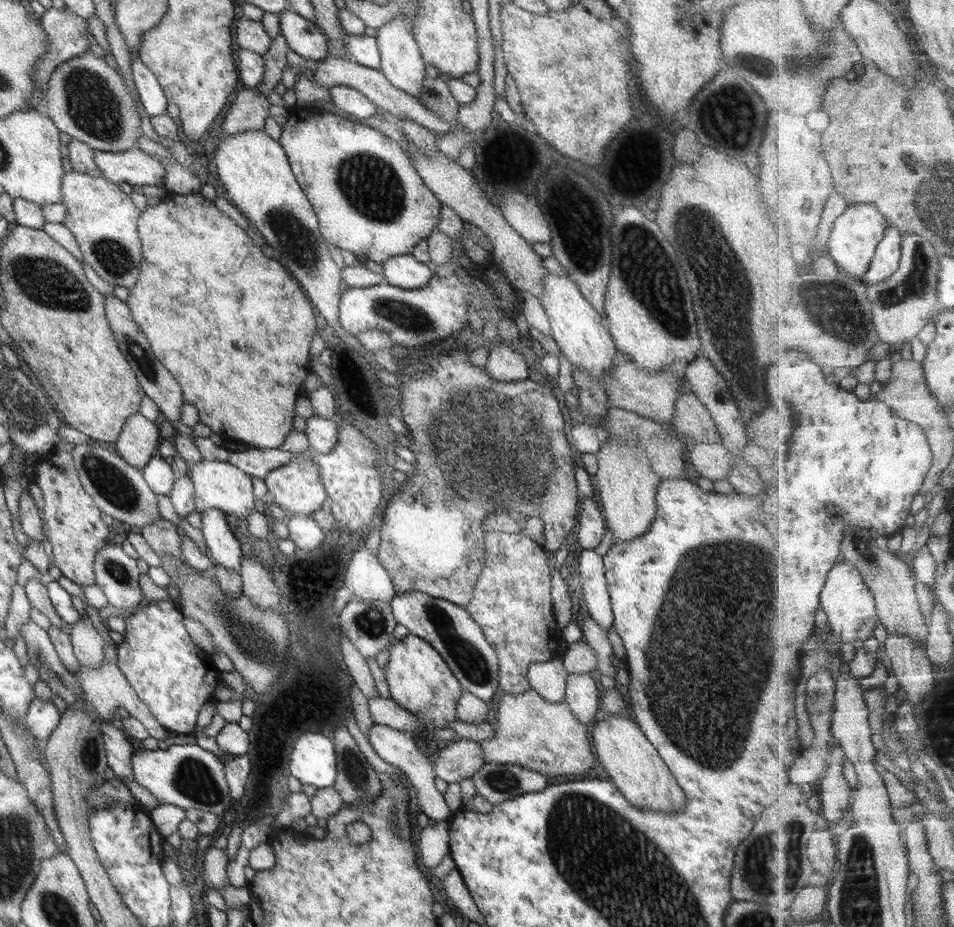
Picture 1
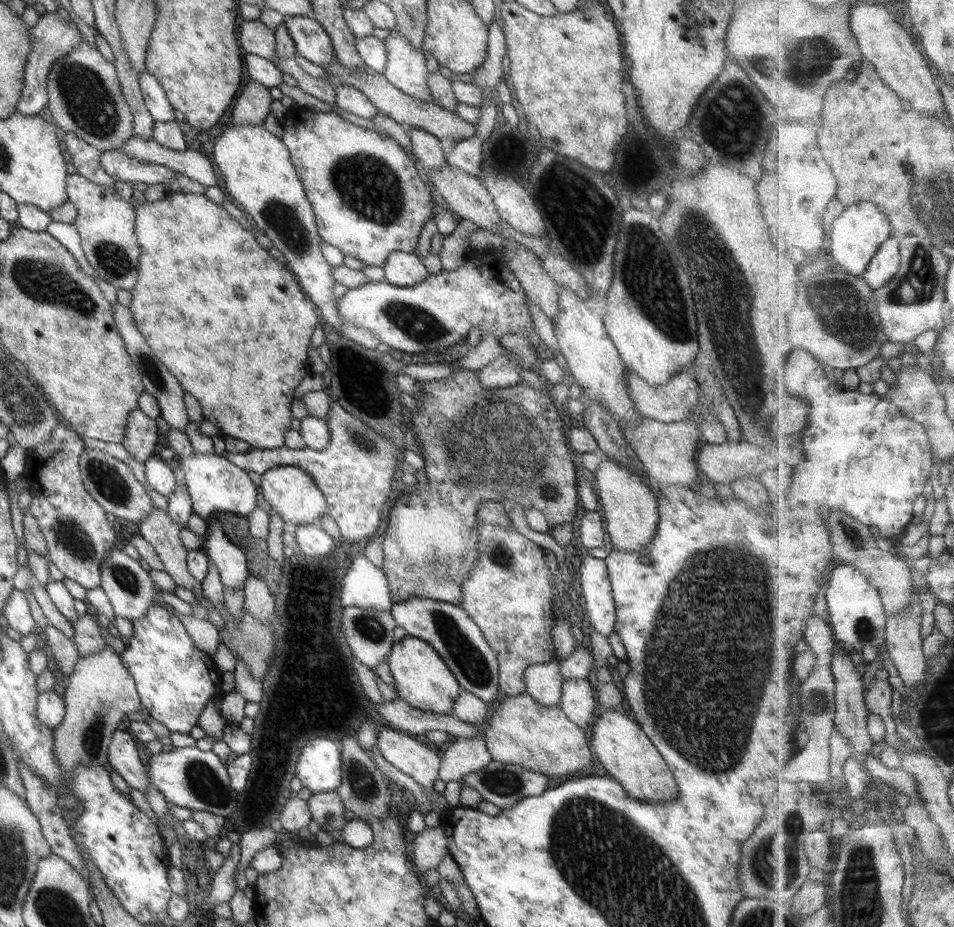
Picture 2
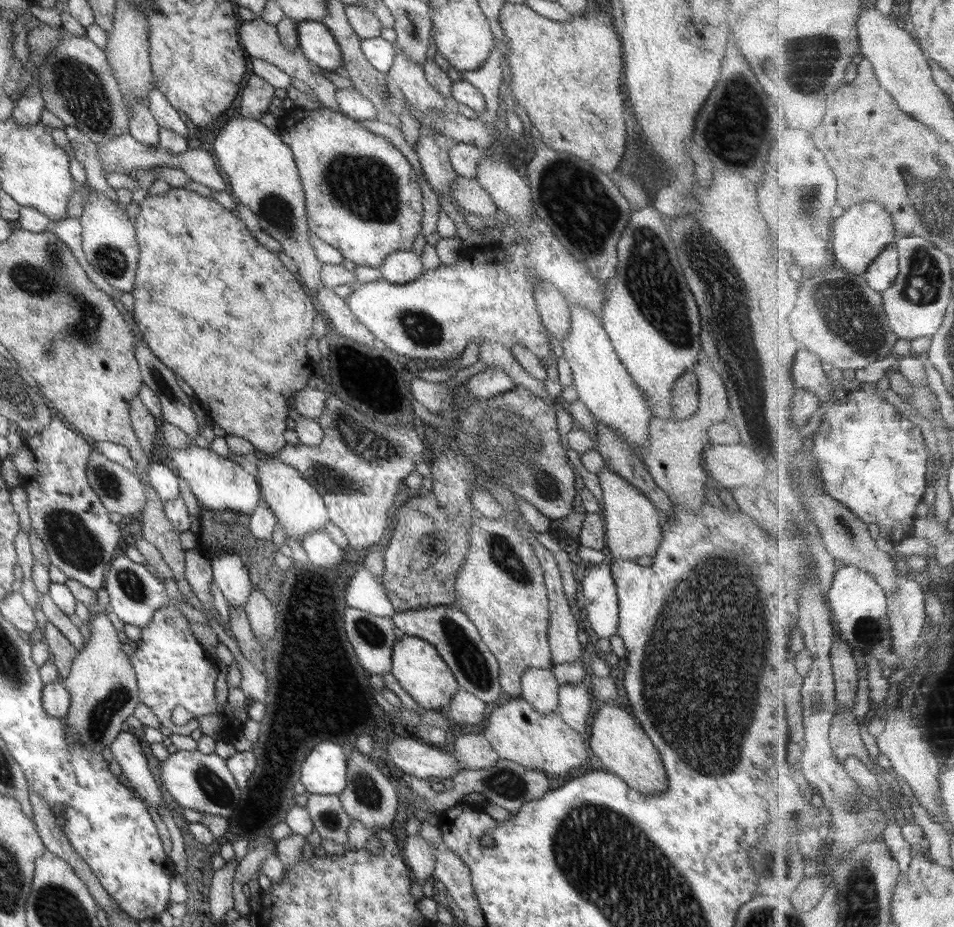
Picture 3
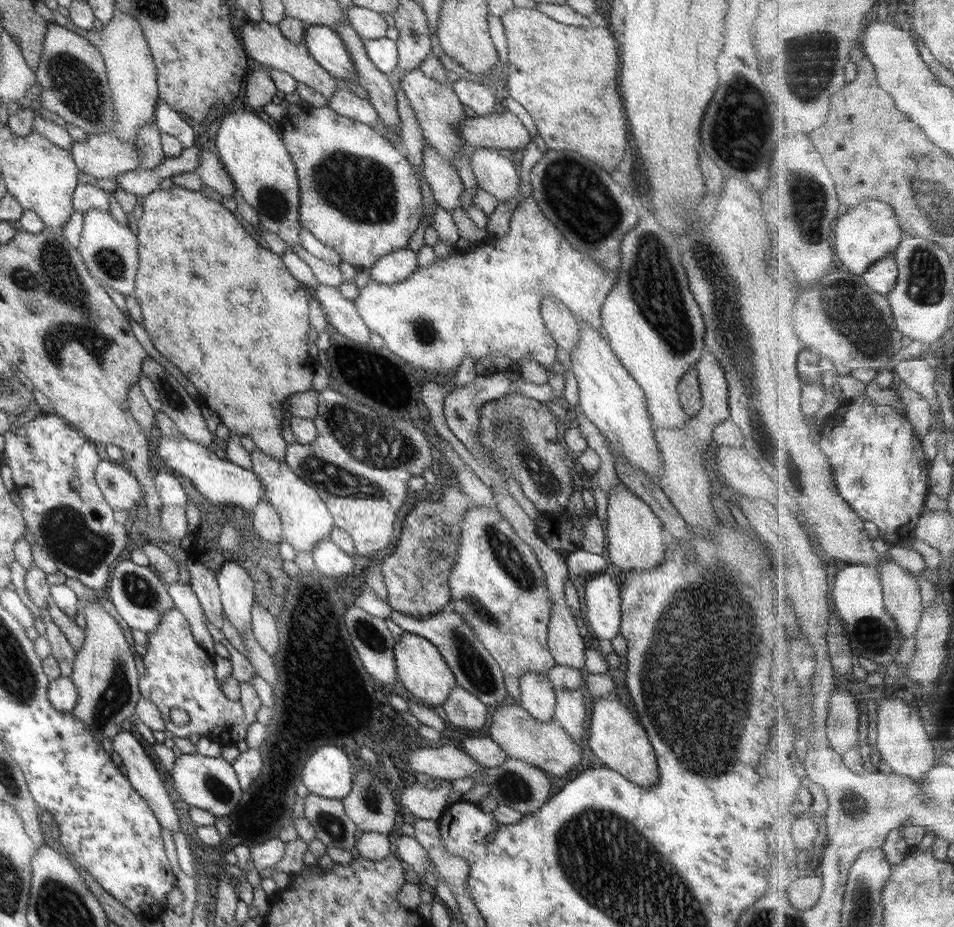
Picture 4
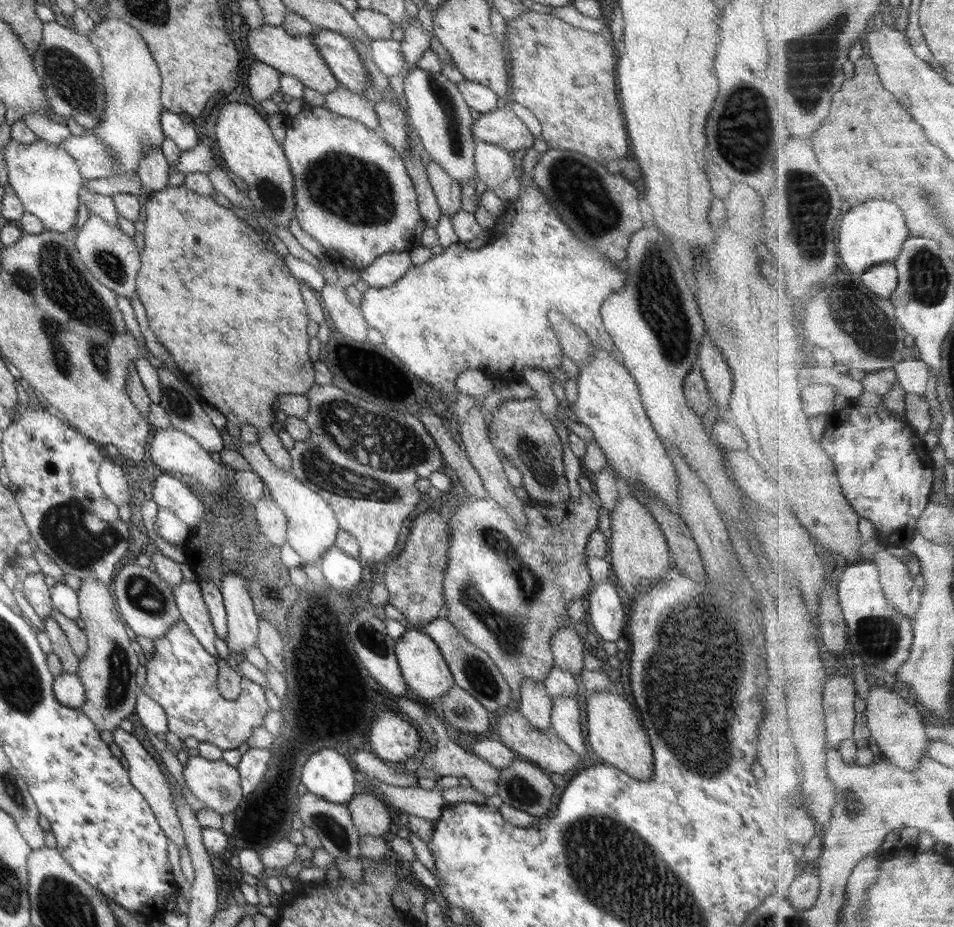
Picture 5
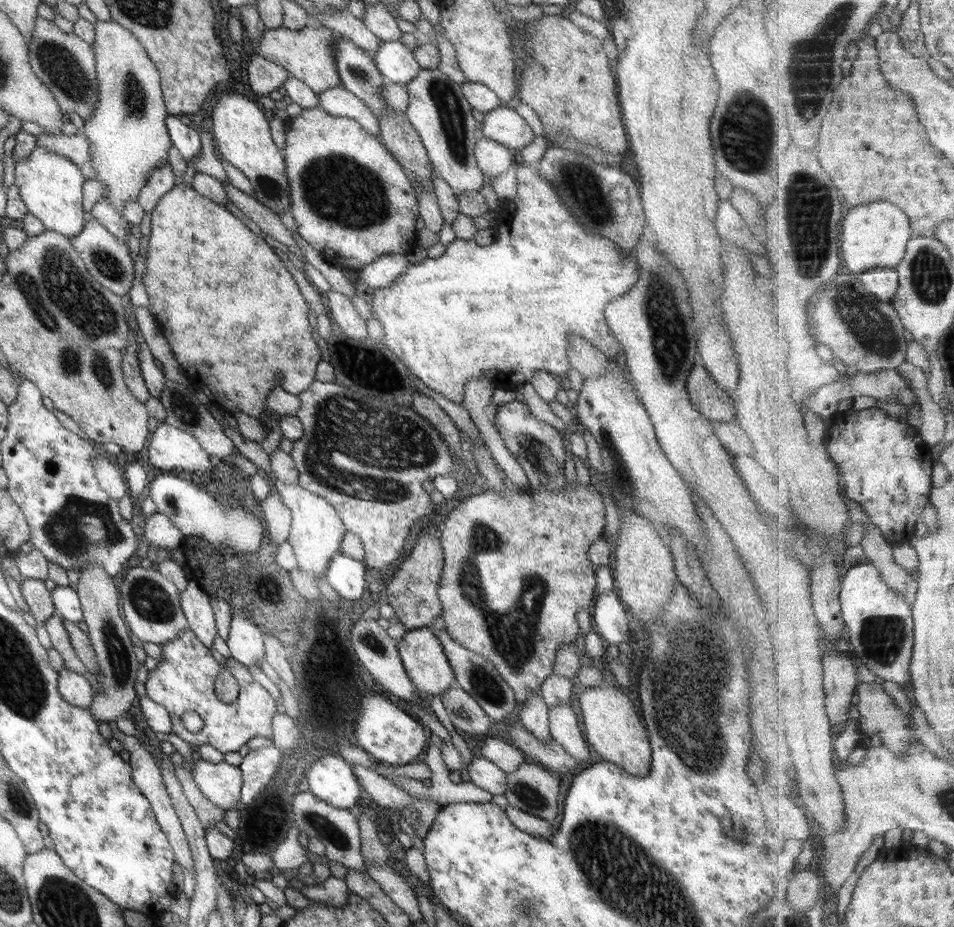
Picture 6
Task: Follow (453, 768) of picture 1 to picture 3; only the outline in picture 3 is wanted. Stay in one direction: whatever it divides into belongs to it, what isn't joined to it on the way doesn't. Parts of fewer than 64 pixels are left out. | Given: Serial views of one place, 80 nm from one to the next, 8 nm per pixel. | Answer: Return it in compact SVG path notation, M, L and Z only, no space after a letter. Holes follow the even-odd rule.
M460 735L453 742L452 756L459 770L490 768L499 759L483 735Z

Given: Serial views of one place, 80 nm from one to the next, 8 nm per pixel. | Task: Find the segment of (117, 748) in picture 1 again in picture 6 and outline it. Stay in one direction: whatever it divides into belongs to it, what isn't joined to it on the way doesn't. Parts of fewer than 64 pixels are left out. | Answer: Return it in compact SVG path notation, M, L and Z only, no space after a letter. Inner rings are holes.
M114 720L107 724L111 730L112 737L115 738L115 740L121 744L122 749L126 750L127 754L129 754L128 763L131 767L131 782L133 782L133 784L140 790L140 793L148 800L155 820L157 821L161 832L165 835L169 846L171 846L174 862L181 868L189 870L194 880L194 870L192 867L190 850L180 822L178 821L178 816L170 803L170 798L163 783L163 778L161 778L161 772L159 772L159 768L157 768L158 764L133 735L125 735L123 732L119 731Z

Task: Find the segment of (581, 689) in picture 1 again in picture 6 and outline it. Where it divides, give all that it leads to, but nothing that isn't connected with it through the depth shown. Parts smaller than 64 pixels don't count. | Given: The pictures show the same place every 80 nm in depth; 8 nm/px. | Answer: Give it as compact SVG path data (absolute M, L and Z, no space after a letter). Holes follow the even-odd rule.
M569 702L552 706L548 712L548 723L551 739L560 744L575 760L587 760L589 748L581 736L575 712Z

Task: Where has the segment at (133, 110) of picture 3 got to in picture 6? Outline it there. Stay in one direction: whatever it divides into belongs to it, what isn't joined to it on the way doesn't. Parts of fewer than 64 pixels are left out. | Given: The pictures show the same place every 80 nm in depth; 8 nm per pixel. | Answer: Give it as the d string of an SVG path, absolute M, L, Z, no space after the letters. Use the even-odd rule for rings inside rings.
M161 163L147 173L143 186L136 194L136 202L141 206L143 212L150 213L157 199L175 184L170 164Z

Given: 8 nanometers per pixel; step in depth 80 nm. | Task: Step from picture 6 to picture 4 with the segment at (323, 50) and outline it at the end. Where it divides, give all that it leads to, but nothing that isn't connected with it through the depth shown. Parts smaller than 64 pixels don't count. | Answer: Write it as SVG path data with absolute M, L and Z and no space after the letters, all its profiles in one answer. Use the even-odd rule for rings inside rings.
M262 20L253 22L253 24L247 22L247 24L243 26L243 30L241 30L241 42L243 42L242 49L245 50L245 54L249 55L251 60L254 60L262 66L289 74L296 82L300 82L312 88L314 91L319 92L321 96L326 98L327 102L337 90L336 80L317 65L315 60L311 58L311 55L307 53L303 42L297 44L289 43L289 41L281 35L281 32L277 29L277 25L268 24Z

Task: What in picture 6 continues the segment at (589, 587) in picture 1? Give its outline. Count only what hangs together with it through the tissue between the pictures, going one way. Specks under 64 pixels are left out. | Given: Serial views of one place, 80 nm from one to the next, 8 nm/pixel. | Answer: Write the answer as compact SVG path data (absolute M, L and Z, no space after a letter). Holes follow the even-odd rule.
M612 591L595 595L593 598L593 624L597 635L607 644L617 645L627 639L627 618L620 598Z

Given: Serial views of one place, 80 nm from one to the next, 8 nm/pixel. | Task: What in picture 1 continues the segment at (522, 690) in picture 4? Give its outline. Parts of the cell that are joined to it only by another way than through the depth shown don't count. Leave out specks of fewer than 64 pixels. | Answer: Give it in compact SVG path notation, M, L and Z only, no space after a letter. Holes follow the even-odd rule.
M560 658L531 663L528 668L528 685L537 691L543 700L560 703L564 700L567 672Z

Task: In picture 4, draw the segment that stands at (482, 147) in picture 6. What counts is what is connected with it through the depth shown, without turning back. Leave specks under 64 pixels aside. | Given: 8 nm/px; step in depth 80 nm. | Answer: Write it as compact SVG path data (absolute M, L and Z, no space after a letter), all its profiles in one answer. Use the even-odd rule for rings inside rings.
M473 148L470 157L471 170L473 171L476 186L491 196L494 196L498 202L511 200L519 194L519 176L515 174L515 168L509 158L497 155L496 150L485 148Z

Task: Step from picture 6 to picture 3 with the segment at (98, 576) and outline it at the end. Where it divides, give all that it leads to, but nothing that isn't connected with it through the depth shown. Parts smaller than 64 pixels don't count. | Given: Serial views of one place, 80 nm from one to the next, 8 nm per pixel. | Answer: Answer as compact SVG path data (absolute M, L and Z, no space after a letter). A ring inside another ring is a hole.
M90 611L88 623L89 630L91 630L89 643L78 650L72 660L69 674L62 680L62 685L69 693L68 711L64 716L64 726L66 726L64 732L68 738L74 738L80 746L84 746L84 750L101 754L101 750L105 746L109 746L109 743L113 742L113 739L121 731L125 718L133 714L135 705L139 703L139 692L136 687L135 673L129 664L128 656L119 649L123 640L122 635L109 623L109 619L103 612Z

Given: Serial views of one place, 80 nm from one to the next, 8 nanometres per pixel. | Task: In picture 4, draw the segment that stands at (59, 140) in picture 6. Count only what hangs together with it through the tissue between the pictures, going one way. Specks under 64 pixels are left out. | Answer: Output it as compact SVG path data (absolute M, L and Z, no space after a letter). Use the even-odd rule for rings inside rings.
M107 133L87 135L85 141L73 142L70 152L77 170L96 179L137 169L140 161L134 142L121 142Z

